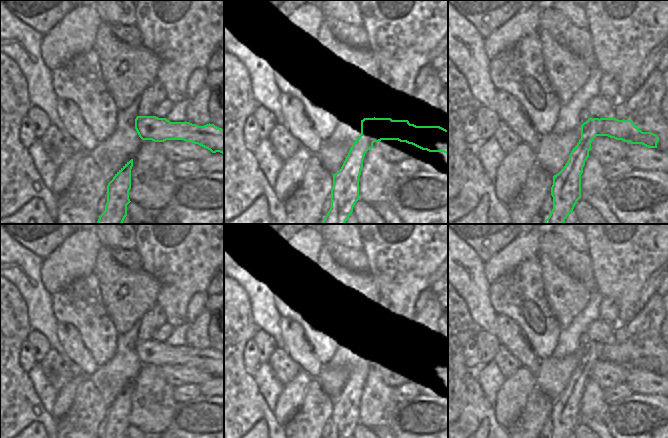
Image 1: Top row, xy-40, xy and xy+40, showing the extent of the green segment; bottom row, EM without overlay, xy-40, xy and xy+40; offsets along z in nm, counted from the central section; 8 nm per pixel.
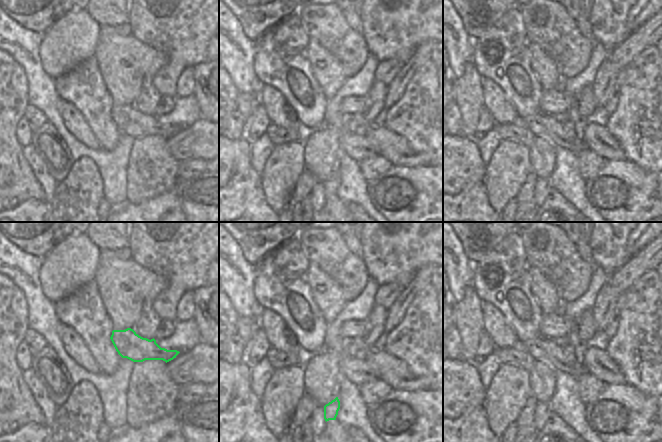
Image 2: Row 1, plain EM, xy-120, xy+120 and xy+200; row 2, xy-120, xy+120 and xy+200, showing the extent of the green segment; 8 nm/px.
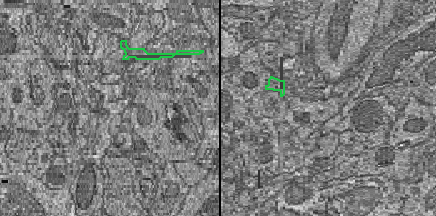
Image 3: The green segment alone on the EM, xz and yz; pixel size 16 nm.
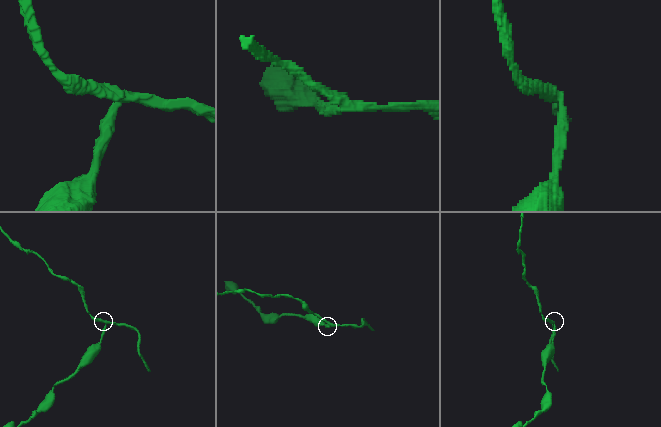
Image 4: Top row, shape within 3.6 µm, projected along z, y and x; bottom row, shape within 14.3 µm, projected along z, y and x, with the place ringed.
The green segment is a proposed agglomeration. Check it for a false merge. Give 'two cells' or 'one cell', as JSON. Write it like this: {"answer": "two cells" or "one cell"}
{"answer": "two cells"}

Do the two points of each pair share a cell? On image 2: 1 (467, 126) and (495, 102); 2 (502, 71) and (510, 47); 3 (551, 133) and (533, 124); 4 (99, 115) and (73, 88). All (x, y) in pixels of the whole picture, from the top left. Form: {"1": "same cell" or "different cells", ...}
{"1": "same cell", "2": "same cell", "3": "same cell", "4": "same cell"}

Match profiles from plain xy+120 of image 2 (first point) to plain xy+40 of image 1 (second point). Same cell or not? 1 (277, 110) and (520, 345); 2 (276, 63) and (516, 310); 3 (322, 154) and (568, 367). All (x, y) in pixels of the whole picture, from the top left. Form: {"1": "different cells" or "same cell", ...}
{"1": "same cell", "2": "same cell", "3": "same cell"}

